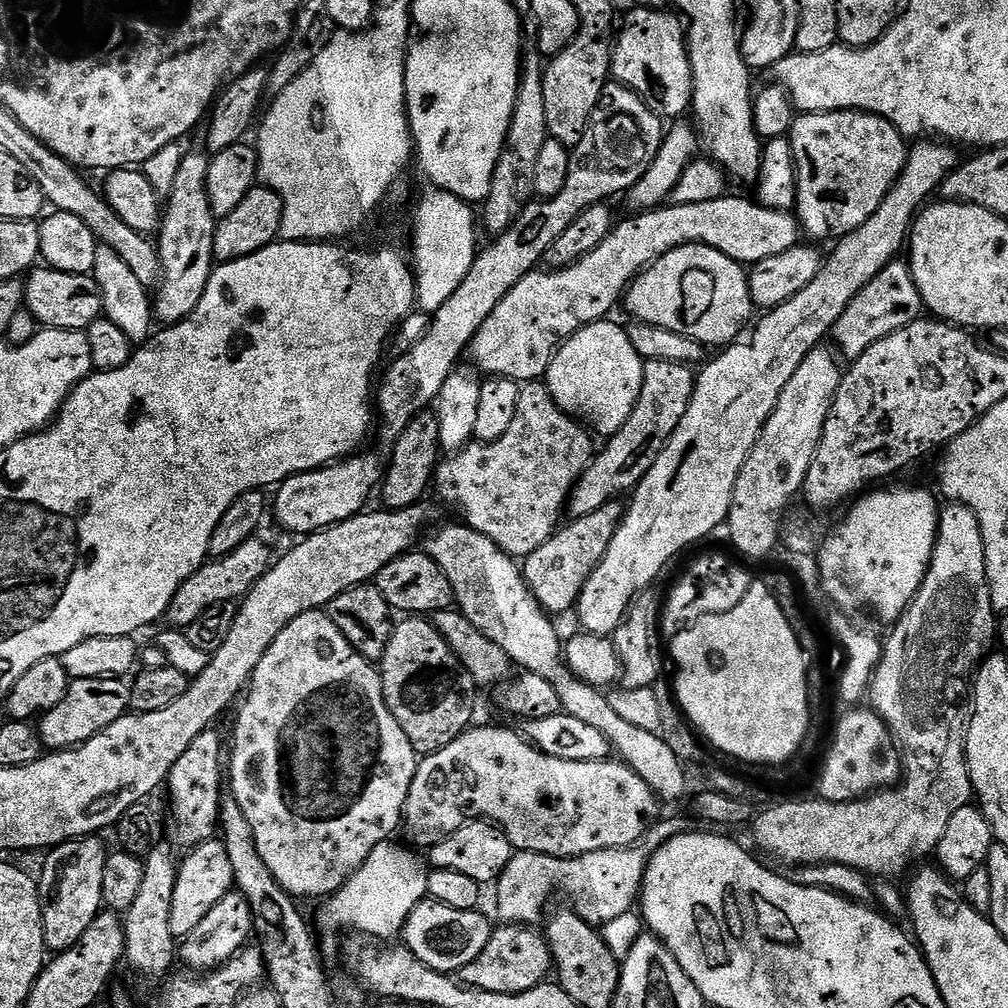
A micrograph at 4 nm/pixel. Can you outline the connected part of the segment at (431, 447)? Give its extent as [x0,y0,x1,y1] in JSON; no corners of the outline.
[382,411,442,510]

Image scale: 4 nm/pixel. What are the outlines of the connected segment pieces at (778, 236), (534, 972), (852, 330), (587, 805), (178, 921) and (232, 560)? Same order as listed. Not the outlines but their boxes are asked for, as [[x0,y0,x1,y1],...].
[[470,194,802,382],[458,924,553,994],[831,263,925,361],[402,727,658,856],[170,838,236,938],[166,538,274,630]]

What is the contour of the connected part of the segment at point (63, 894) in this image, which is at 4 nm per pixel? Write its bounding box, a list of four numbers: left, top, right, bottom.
[38,835,109,954]

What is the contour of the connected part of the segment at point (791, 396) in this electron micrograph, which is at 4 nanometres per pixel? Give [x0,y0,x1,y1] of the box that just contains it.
[726,346,842,560]

